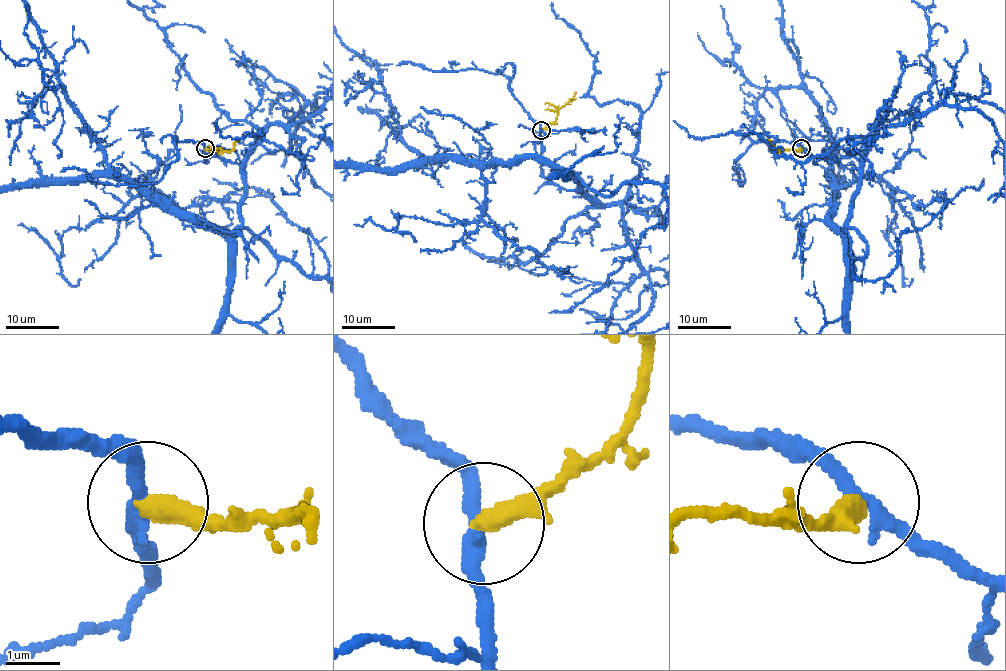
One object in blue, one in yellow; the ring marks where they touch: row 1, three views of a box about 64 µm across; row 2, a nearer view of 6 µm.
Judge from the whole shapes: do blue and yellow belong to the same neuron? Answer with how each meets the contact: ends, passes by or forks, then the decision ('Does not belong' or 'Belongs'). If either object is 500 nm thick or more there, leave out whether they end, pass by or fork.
At the ring blue passes by. At the ring yellow ends. Does not belong

